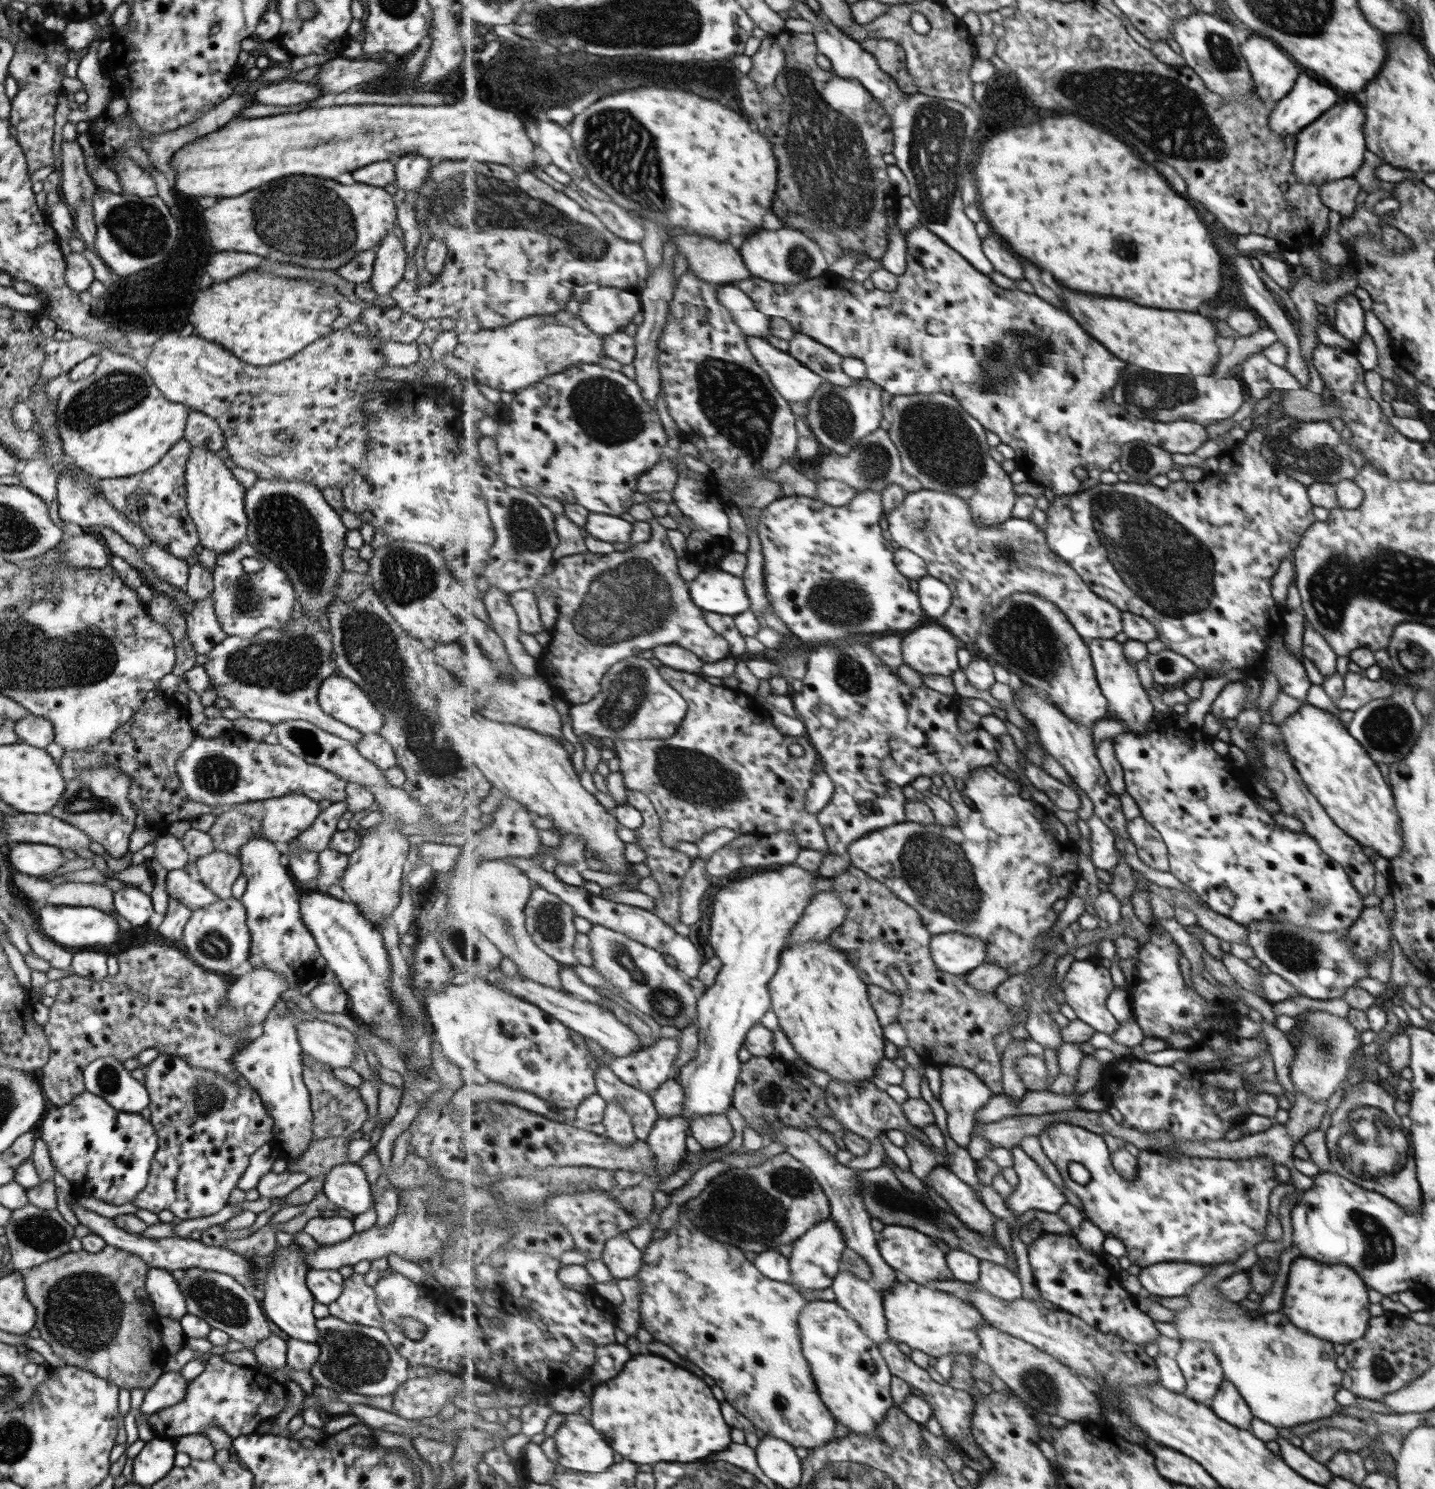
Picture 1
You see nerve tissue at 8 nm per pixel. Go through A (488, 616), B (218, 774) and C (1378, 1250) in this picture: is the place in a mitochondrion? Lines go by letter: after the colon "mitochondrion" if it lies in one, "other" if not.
A: other
B: mitochondrion
C: mitochondrion

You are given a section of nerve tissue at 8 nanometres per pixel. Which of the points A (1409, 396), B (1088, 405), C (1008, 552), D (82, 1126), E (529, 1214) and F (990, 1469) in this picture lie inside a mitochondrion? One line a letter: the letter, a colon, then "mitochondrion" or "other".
A: other
B: other
C: mitochondrion
D: other
E: mitochondrion
F: other

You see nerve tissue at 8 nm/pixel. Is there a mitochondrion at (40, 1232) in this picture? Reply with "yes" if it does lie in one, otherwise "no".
yes

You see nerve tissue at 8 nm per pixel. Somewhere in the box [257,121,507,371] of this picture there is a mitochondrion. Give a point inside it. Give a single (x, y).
(369, 130)

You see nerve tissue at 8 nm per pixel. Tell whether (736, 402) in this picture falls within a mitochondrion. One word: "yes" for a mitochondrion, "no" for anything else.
yes

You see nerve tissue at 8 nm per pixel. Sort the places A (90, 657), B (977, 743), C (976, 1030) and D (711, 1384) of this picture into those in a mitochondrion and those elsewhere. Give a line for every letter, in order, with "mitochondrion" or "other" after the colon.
A: mitochondrion
B: other
C: other
D: other

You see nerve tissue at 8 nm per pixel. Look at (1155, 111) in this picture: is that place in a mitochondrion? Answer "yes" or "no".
yes

